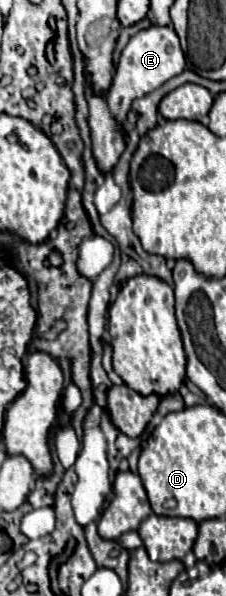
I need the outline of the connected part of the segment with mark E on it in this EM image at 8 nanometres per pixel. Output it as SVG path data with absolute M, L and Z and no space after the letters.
M149 26L145 30L139 30L129 44L121 50L121 58L117 64L117 74L113 78L113 88L109 88L109 108L115 118L121 122L127 116L127 110L135 98L141 98L149 94L151 90L165 84L169 78L181 74L185 70L185 54L179 44L177 32L173 32L173 26Z

